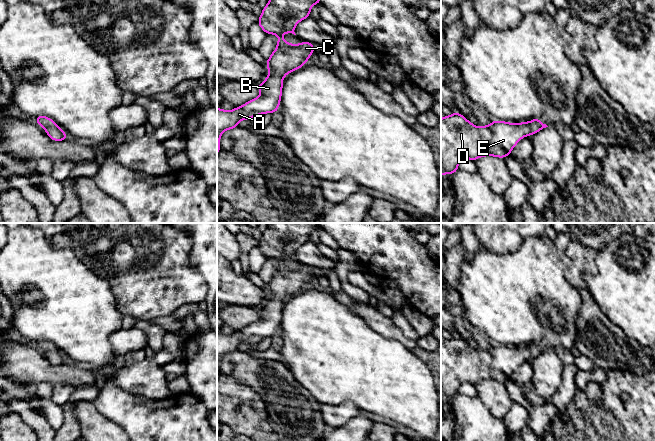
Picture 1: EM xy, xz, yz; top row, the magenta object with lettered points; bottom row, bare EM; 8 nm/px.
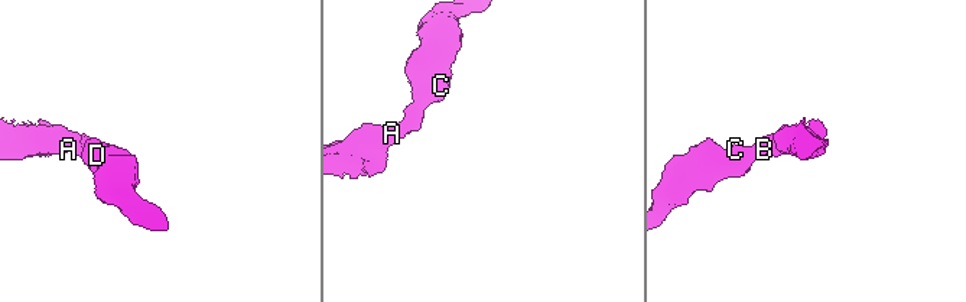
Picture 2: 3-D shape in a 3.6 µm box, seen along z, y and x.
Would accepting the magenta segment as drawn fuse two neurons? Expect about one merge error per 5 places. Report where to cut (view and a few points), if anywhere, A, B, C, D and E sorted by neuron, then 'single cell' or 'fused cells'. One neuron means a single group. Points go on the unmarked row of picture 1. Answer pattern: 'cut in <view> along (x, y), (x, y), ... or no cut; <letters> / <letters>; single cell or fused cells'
no cut; A B C D E; single cell

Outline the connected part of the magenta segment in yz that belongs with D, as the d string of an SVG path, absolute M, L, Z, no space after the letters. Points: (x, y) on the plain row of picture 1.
M453 336L451 340L443 340L441 343L441 400L454 398L458 394L460 385L465 382L472 385L484 380L504 383L510 379L512 373L524 360L531 360L546 351L548 350L538 342L519 348L493 344L490 349L478 351L458 336Z

